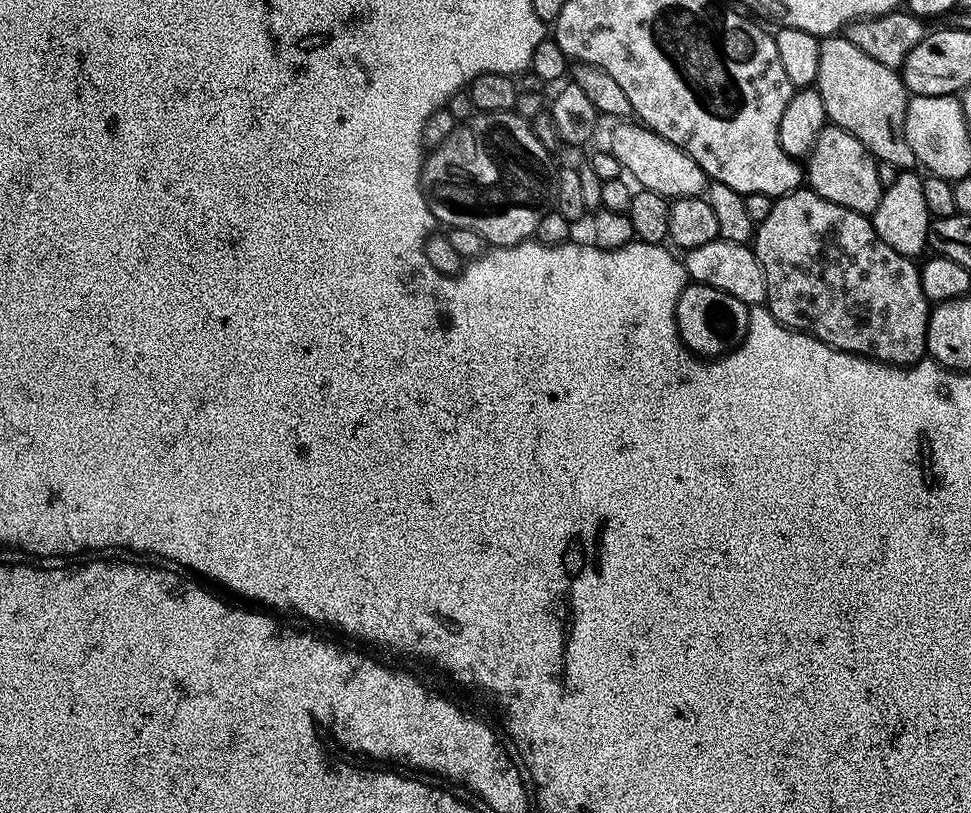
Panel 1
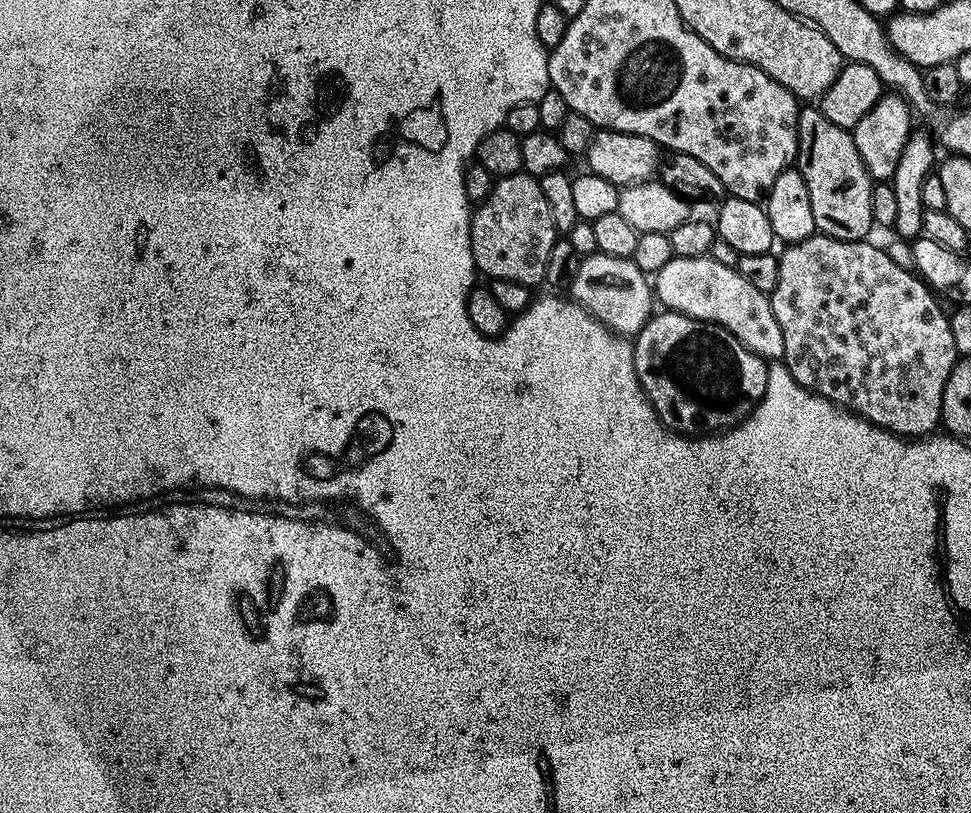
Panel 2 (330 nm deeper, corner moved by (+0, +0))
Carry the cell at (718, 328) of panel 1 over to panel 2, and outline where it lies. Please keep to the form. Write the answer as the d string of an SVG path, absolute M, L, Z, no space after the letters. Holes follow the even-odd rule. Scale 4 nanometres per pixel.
M671 310L657 311L649 316L644 327L635 333L632 353L634 354L636 376L640 379L642 390L648 395L652 409L658 414L658 418L663 422L664 427L671 428L674 432L681 434L719 434L727 429L735 428L744 417L752 415L752 412L756 409L756 403L766 394L769 361L765 360L763 356L759 356L757 352L751 352L737 336L730 334L730 330L726 330L721 324L712 324L708 320L699 320L693 316Z

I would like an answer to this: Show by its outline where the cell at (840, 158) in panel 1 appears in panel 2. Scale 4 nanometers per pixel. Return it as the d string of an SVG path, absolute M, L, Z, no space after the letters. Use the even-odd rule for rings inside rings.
M801 107L795 163L806 182L806 190L810 190L810 210L814 210L817 233L833 236L839 240L864 240L867 232L874 228L871 214L871 192L874 180L855 148L853 133L842 126L834 126L834 122L830 122L830 118L826 118L826 114L822 114L819 107Z

